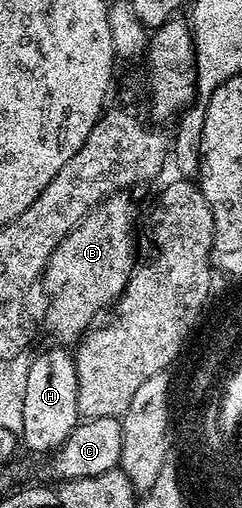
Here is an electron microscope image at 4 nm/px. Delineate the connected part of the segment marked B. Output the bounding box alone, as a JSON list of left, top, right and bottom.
[42,194,137,346]

